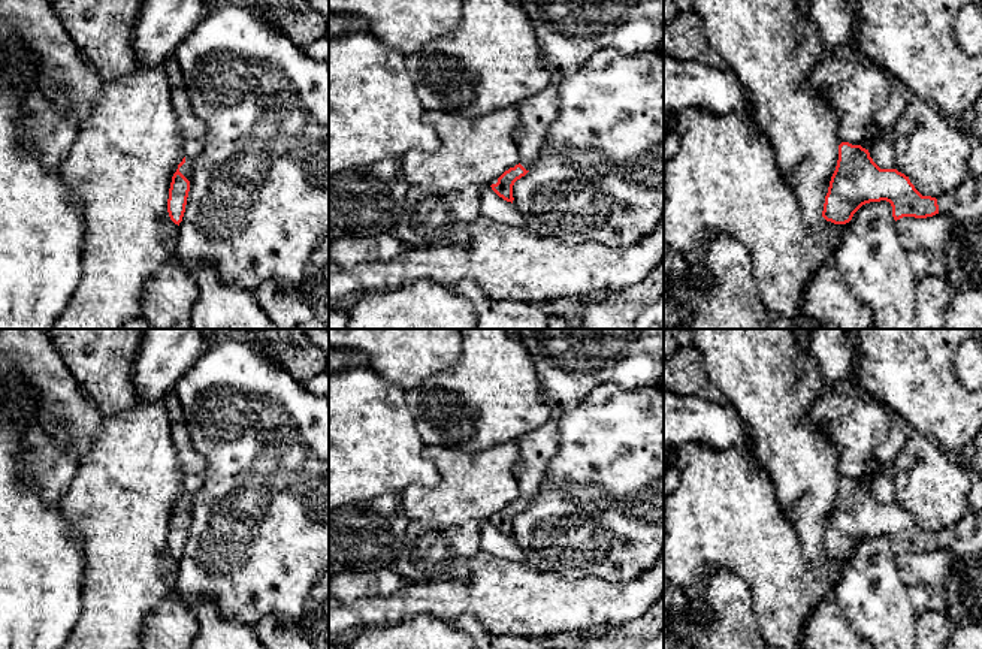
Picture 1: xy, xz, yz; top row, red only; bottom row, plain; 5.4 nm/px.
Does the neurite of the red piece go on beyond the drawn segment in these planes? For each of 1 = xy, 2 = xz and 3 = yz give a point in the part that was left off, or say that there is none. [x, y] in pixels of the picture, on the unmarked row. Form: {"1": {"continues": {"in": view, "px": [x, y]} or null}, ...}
{"1": {"continues": {"in": "xy", "px": [192, 483]}}, "2": {"continues": {"in": "xz", "px": [570, 362]}}, "3": {"continues": {"in": "yz", "px": [964, 539]}}}

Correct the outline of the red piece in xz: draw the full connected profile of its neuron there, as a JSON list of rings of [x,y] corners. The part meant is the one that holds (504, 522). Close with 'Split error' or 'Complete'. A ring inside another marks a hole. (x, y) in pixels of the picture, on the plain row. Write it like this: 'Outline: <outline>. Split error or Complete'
Outline: [[[519,329],[522,342],[528,348],[541,384],[541,393],[549,405],[550,416],[537,431],[520,437],[516,443],[520,450],[514,467],[514,477],[520,495],[505,505],[492,525],[507,537],[514,535],[513,520],[525,511],[540,489],[549,464],[559,447],[561,416],[575,408],[592,389],[601,383],[616,383],[623,389],[659,386],[664,375],[664,329]]]. Split error

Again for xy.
Outline: [[[185,474],[184,493],[178,499],[178,504],[172,511],[167,534],[167,547],[170,555],[178,561],[182,556],[185,547],[194,495],[200,490],[202,485],[203,485],[202,476]]]. Split error

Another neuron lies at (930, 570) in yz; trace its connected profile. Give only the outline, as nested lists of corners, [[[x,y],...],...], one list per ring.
[[[936,549],[927,553],[903,552],[895,556],[900,577],[907,588],[928,592],[928,609],[943,613],[948,604],[948,577],[955,558],[951,552]]]

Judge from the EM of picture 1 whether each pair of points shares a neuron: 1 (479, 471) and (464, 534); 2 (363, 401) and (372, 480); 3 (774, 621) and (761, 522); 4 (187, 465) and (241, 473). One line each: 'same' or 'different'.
1: different
2: same
3: same
4: different

